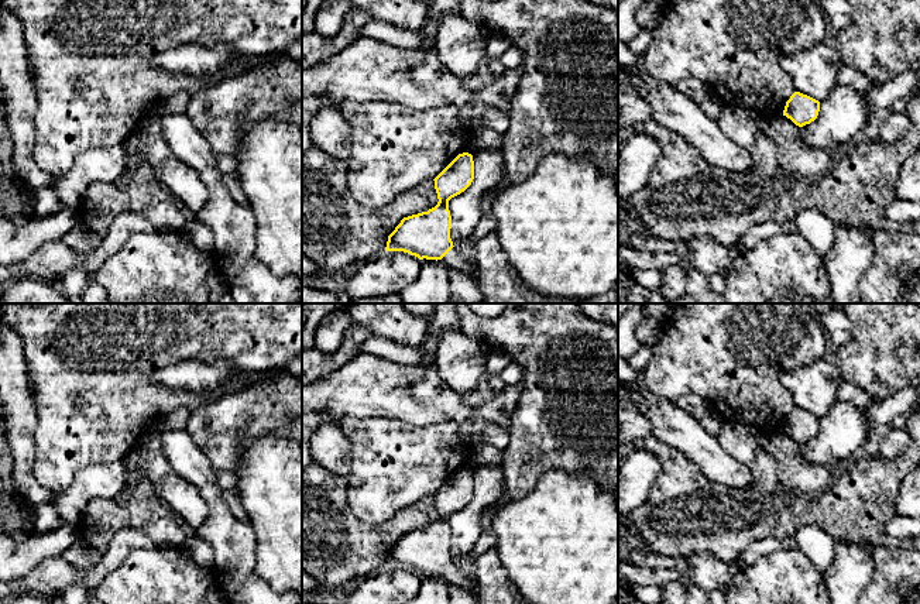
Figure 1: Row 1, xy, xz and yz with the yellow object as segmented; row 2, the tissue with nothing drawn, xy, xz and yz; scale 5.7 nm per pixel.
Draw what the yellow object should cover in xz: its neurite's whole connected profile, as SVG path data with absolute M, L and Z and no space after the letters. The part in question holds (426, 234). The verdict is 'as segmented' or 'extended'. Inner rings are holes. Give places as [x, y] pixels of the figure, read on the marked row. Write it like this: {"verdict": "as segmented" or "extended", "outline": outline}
{"verdict": "extended", "outline": "M468 152L459 154L433 181L437 205L428 212L404 217L388 236L385 251L404 251L419 260L442 260L449 270L459 270L476 279L471 251L453 246L449 200L464 192L474 179L474 161Z"}

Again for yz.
{"verdict": "as segmented", "outline": "M794 92L790 99L786 102L783 116L790 119L796 126L803 127L814 121L820 111L820 102Z"}

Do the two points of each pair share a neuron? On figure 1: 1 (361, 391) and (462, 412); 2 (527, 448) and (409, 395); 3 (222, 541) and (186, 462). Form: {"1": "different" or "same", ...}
{"1": "same", "2": "different", "3": "same"}

